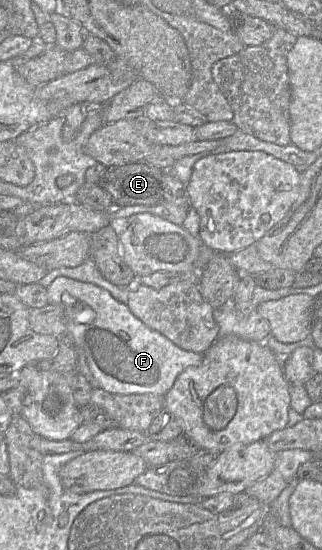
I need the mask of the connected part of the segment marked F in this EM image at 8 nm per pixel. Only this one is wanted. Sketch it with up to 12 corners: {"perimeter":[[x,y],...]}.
{"perimeter":[[60,276],[66,336],[112,394],[165,395],[203,354]]}

